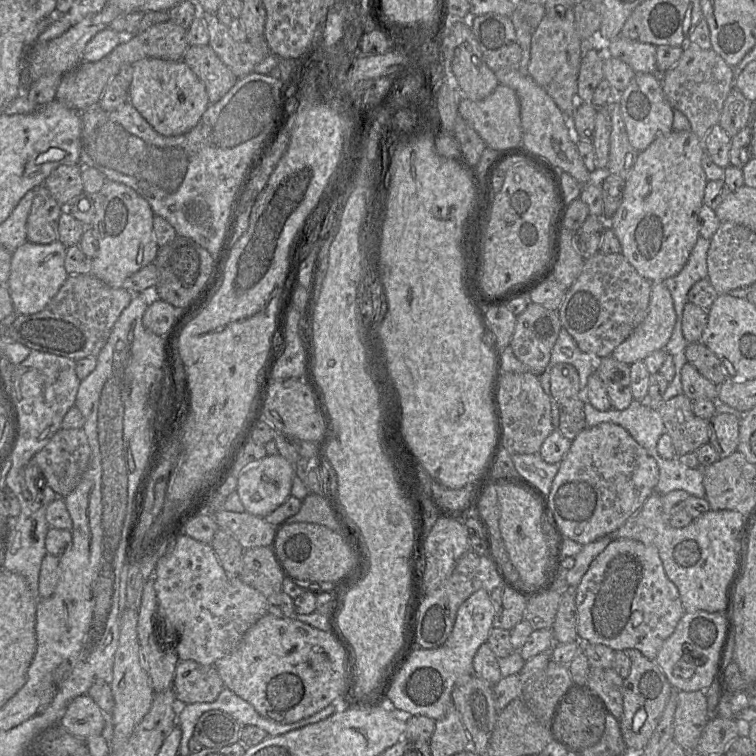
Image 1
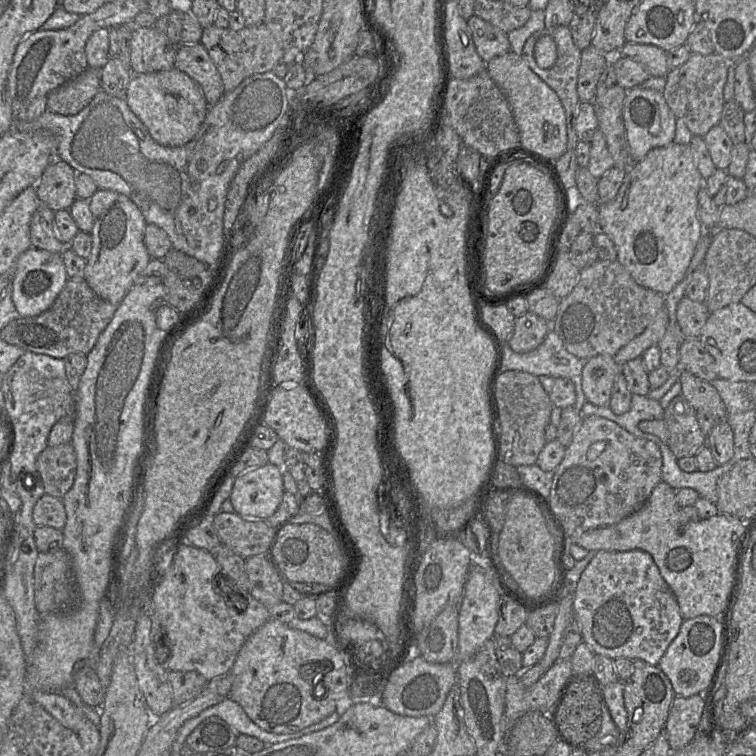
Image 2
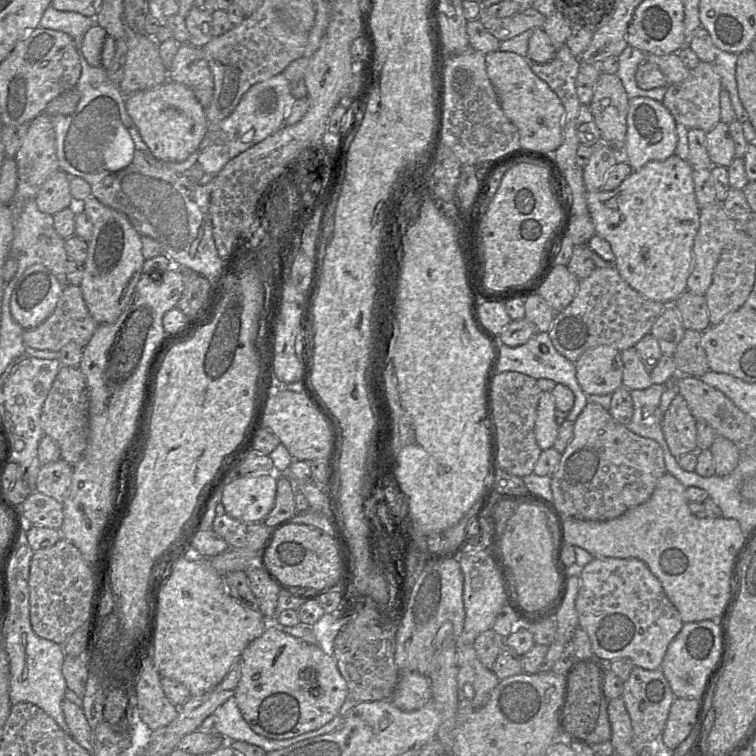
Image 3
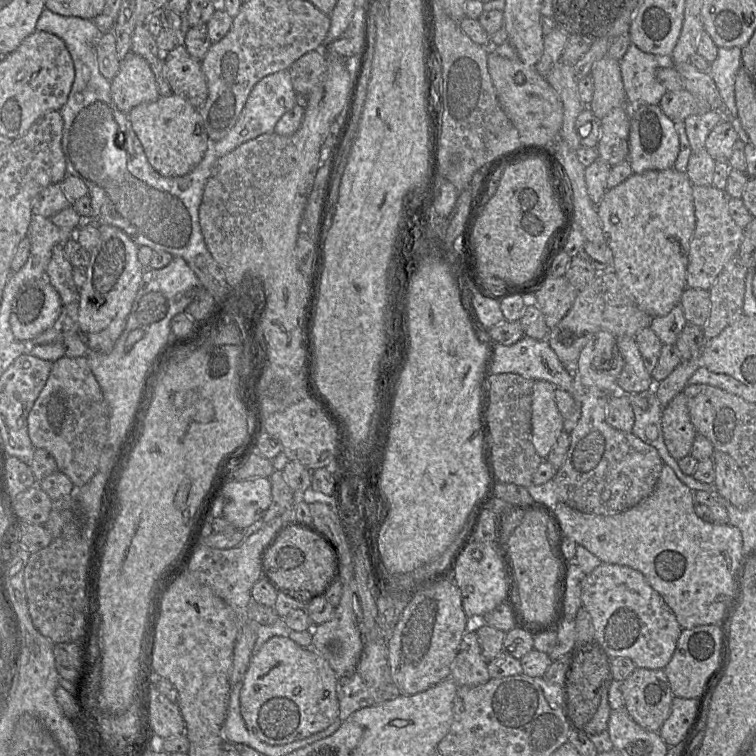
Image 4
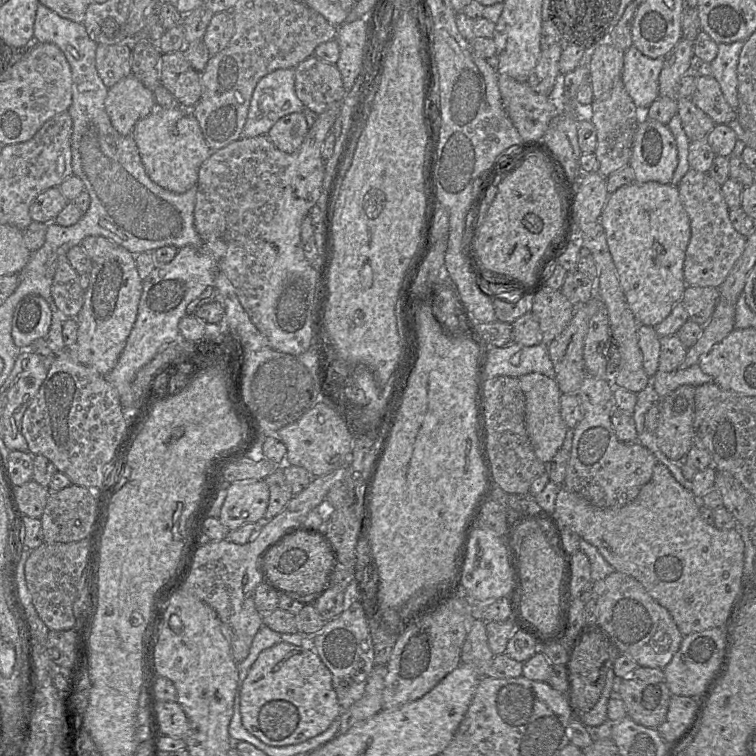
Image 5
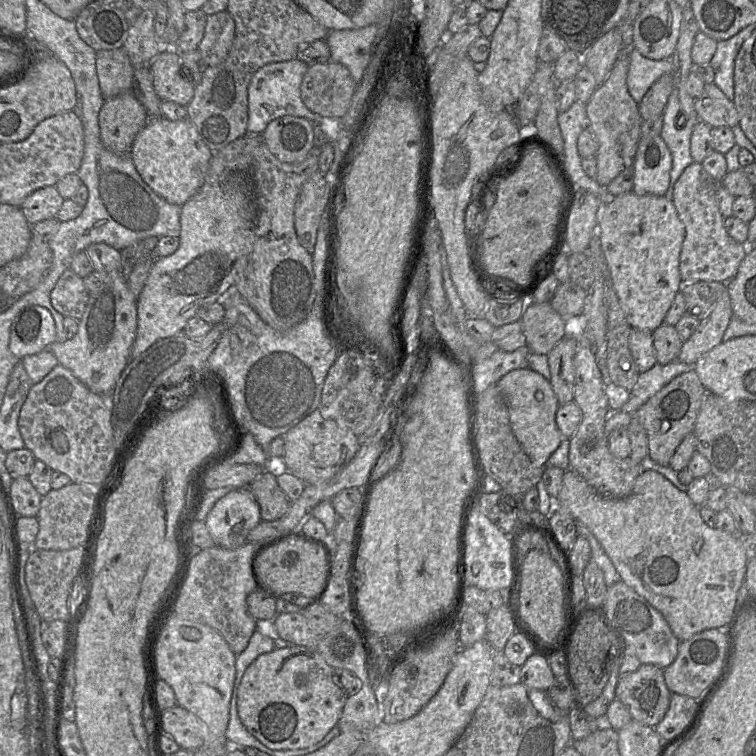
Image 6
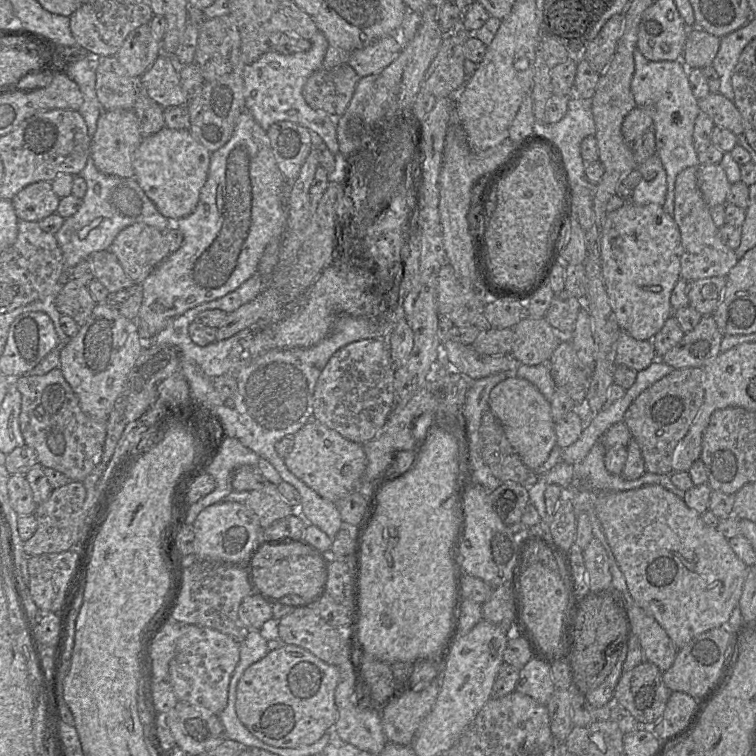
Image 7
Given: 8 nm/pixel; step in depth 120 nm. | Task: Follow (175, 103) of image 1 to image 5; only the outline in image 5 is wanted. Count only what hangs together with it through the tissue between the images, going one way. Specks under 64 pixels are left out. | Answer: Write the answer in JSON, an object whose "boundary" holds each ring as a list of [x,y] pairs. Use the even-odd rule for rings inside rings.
{"boundary":[[[155,108],[135,124],[131,136],[149,178],[160,187],[178,194],[197,183],[199,167],[213,152],[190,109]]]}

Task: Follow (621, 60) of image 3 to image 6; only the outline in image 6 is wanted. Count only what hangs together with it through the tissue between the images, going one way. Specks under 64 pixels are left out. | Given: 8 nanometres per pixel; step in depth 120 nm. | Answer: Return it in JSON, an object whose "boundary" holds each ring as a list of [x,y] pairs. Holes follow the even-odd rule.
{"boundary":[[[633,48],[626,83],[630,95],[637,104],[641,102],[648,89],[665,74],[673,76],[672,58],[652,60]]]}

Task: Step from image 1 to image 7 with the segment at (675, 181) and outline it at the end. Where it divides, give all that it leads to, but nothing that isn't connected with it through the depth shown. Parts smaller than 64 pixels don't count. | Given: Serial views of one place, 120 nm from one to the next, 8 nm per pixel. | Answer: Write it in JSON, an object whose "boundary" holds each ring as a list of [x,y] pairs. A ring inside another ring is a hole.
{"boundary":[[[625,201],[622,207],[607,213],[601,239],[601,267],[609,303],[621,330],[637,340],[652,340],[665,321],[674,315],[670,297],[681,278],[681,255],[679,227],[661,205],[636,205]]]}

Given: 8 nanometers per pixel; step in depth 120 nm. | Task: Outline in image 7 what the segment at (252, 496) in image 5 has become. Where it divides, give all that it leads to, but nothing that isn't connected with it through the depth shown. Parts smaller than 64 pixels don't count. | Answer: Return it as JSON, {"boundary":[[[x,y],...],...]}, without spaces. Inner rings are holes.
{"boundary":[[[221,501],[206,507],[192,525],[195,534],[195,555],[197,561],[201,562],[239,564],[262,536],[257,515],[237,502]]]}

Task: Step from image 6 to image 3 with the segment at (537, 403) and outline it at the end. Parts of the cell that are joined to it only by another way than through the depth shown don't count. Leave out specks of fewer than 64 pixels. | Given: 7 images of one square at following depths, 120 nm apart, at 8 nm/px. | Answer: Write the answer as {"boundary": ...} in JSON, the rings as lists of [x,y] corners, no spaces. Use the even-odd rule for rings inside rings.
{"boundary":[[[541,391],[536,413],[535,438],[542,450],[553,447],[556,441],[559,425],[555,419],[555,412],[556,406],[551,391]]]}

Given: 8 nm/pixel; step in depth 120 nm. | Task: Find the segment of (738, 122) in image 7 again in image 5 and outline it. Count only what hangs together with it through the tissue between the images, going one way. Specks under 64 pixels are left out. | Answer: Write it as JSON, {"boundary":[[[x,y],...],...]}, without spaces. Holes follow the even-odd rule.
{"boundary":[[[696,76],[696,89],[690,99],[716,124],[729,124],[737,118],[737,110],[727,103],[719,83],[712,76]]]}

